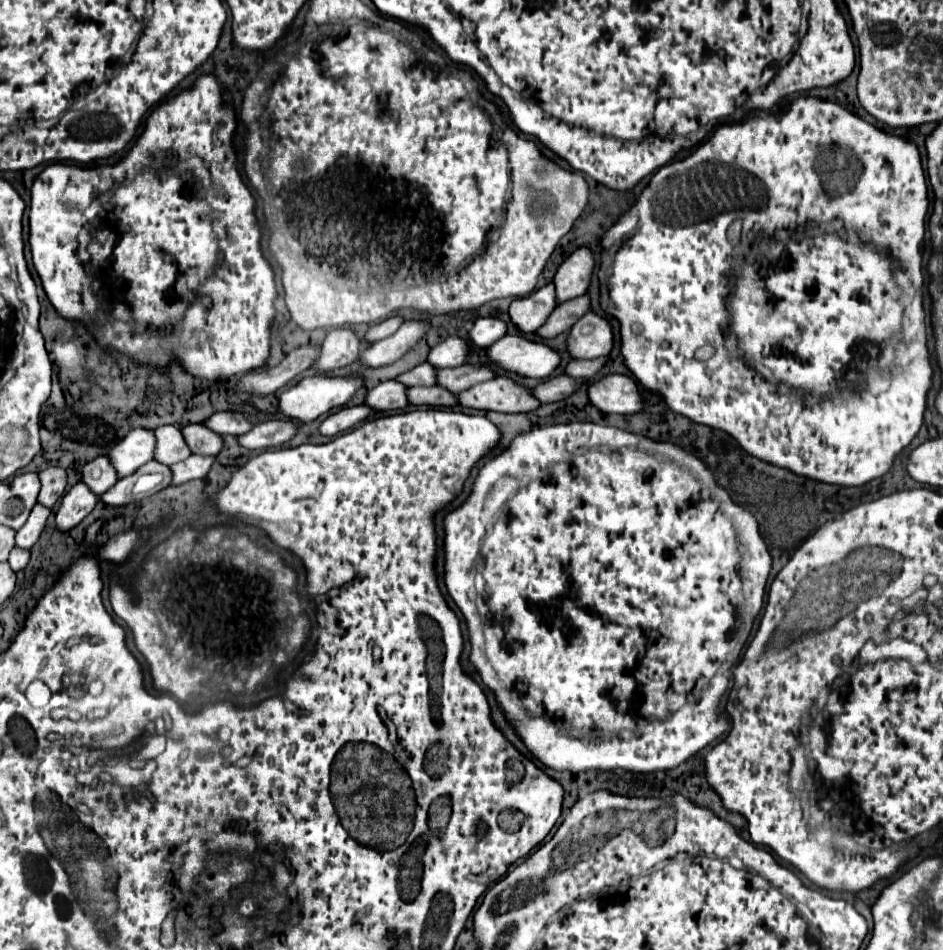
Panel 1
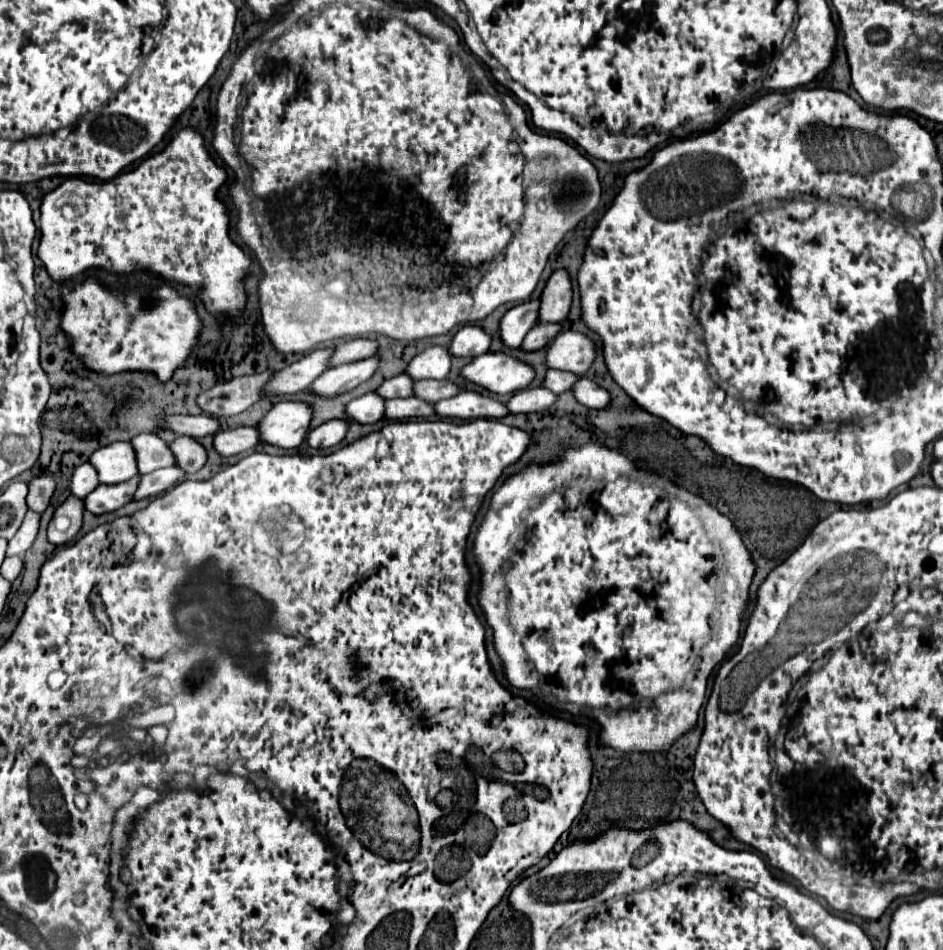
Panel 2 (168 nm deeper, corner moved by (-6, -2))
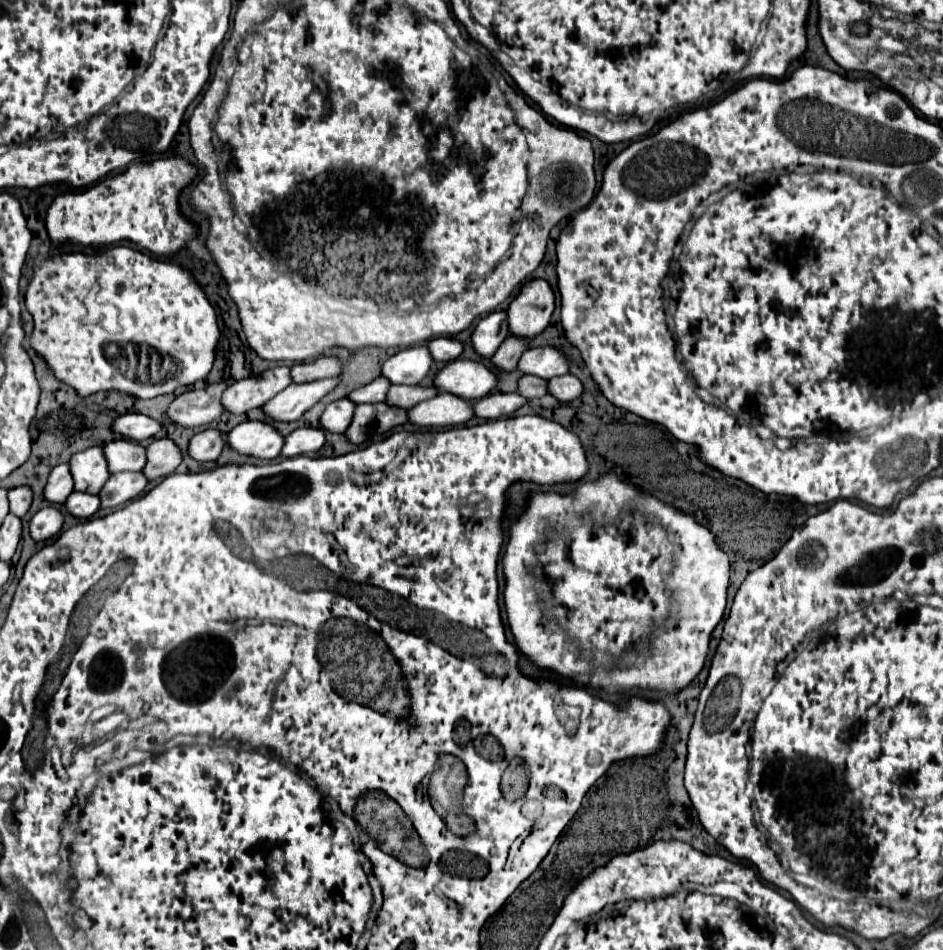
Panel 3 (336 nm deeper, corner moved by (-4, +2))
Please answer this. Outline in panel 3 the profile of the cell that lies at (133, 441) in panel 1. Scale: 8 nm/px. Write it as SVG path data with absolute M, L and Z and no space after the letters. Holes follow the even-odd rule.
M90 447L72 455L70 471L74 477L74 491L84 493L98 493L100 487L104 487L104 483L112 477L102 447Z

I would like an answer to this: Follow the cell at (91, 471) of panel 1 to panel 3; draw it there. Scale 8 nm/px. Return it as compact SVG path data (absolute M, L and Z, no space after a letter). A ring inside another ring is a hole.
M64 463L52 469L48 477L48 485L44 489L44 497L50 503L58 505L58 503L64 503L64 499L68 499L70 493L72 493L72 475L68 471L68 463Z

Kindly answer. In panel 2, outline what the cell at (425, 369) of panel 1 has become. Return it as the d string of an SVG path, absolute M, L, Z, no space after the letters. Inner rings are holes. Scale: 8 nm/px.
M396 375L392 379L386 379L376 393L380 393L384 399L394 399L394 397L410 397L412 395L412 379L406 375Z

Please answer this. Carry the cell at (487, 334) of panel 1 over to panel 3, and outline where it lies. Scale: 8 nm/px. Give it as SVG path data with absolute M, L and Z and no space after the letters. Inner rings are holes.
M438 337L428 343L428 349L436 361L454 361L464 351L464 343L454 337Z

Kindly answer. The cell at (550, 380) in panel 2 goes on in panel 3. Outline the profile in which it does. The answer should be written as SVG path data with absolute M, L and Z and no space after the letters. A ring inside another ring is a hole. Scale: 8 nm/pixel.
M524 375L518 383L518 393L528 397L528 399L534 399L534 397L544 397L546 395L546 387L548 387L548 381L546 379L538 379L534 375Z

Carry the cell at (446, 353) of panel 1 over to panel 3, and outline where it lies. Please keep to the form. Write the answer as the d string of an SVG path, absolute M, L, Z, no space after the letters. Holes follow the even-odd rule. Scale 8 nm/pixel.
M426 345L418 347L408 347L392 355L384 365L382 365L382 375L390 379L390 383L406 383L406 385L416 385L420 383L432 369L434 359L428 351Z

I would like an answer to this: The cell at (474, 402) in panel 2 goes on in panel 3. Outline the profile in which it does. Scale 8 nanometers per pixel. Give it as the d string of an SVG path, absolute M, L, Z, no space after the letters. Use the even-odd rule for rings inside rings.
M438 393L436 397L412 407L408 417L410 423L422 427L454 427L472 421L476 413L472 413L472 403L456 399L456 395Z

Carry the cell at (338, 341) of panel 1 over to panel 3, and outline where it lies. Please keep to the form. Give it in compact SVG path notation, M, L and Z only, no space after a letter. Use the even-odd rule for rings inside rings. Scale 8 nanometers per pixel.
M286 365L272 367L256 377L248 377L248 379L242 379L230 385L224 391L222 403L226 411L230 413L246 413L254 407L262 407L264 403L268 403L290 383L292 383L290 367Z

